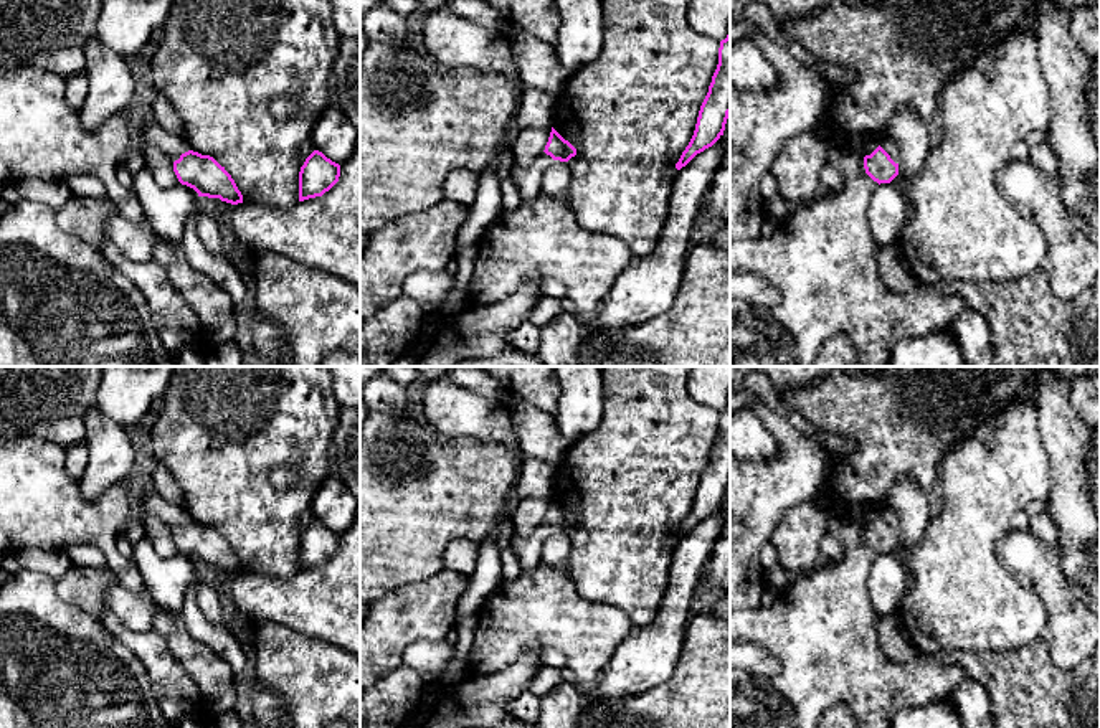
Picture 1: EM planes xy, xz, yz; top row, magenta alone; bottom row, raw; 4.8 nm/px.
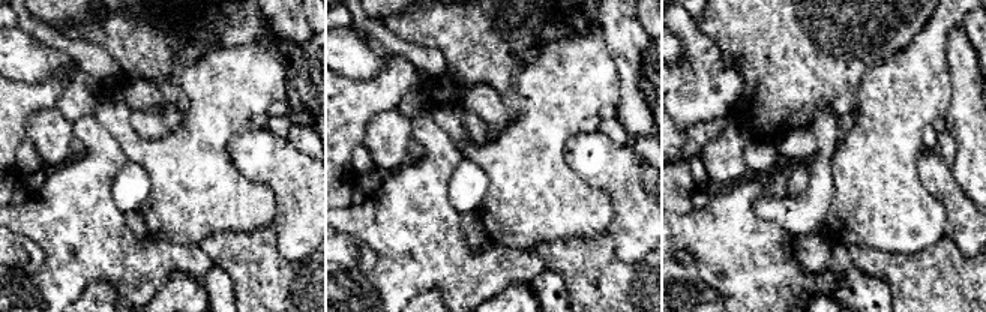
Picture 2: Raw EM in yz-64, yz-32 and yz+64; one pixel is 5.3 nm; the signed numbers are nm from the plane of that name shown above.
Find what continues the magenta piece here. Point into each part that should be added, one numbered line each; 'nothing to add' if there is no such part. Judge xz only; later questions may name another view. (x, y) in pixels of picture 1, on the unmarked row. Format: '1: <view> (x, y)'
1: xz (527, 547)

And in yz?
1: yz (887, 512)

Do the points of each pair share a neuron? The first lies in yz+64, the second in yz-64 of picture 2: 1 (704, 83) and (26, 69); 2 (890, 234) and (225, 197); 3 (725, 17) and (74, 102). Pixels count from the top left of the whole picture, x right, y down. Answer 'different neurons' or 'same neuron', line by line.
1: different neurons
2: same neuron
3: different neurons

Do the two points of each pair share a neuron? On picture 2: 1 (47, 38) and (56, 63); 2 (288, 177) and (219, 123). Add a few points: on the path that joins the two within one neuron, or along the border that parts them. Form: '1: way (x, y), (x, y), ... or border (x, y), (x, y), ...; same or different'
1: border (20, 27), (42, 42), (66, 53), (80, 66); different
2: border (246, 128), (228, 146), (228, 158), (237, 170); different

